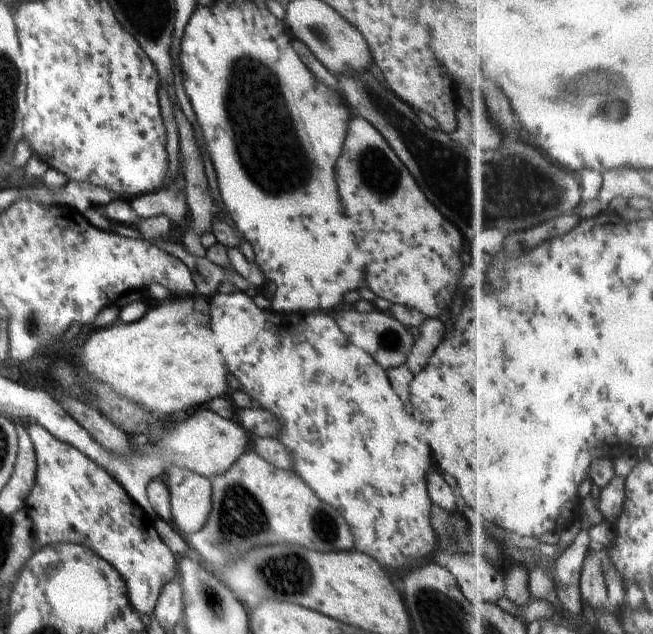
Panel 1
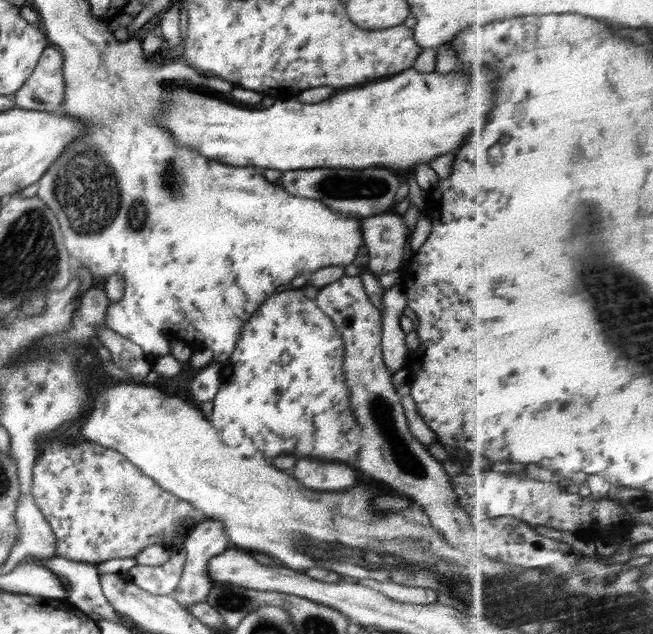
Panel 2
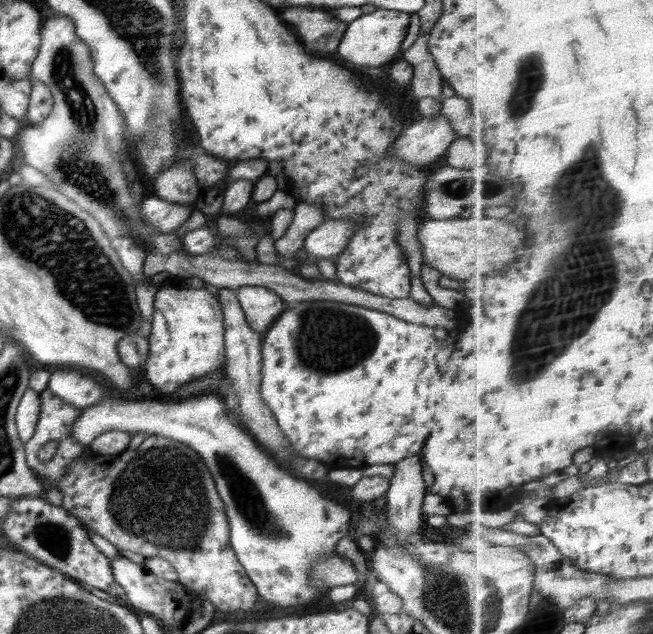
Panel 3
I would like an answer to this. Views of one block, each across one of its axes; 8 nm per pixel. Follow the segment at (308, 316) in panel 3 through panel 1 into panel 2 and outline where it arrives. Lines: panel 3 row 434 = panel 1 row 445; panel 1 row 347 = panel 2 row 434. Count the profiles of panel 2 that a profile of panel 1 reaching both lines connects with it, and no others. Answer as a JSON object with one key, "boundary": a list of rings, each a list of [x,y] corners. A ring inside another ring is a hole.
{"boundary":[[[284,290],[284,292],[272,293],[260,307],[258,310],[254,312],[250,319],[242,326],[242,332],[240,332],[240,340],[238,340],[238,344],[236,344],[236,350],[232,353],[232,356],[228,360],[223,361],[222,365],[222,384],[216,396],[211,400],[213,402],[213,415],[212,419],[209,420],[212,422],[212,426],[214,426],[214,430],[216,430],[216,434],[218,434],[221,442],[226,444],[227,447],[234,448],[236,452],[240,456],[246,457],[254,457],[265,460],[265,462],[272,462],[273,457],[278,457],[282,454],[284,456],[296,456],[296,454],[312,454],[312,456],[320,456],[320,458],[326,458],[326,460],[344,460],[344,462],[356,462],[356,453],[358,453],[358,449],[360,449],[360,442],[358,442],[358,424],[356,424],[356,420],[354,420],[354,416],[352,416],[352,408],[350,408],[350,390],[346,388],[346,382],[344,382],[344,372],[342,372],[342,361],[344,361],[344,340],[342,340],[342,336],[340,336],[338,330],[336,330],[336,326],[327,318],[326,314],[316,306],[316,302],[314,300],[307,298],[304,296],[303,290]],[[300,440],[304,440],[304,452],[296,452],[296,444],[300,442]]]}

